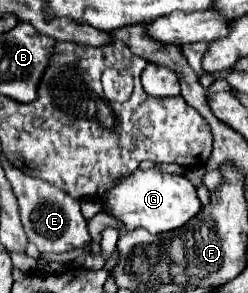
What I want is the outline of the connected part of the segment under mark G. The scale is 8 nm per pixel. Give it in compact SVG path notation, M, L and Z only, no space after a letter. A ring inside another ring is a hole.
M158 168L134 170L132 174L124 176L124 180L112 184L106 192L104 206L108 216L116 218L124 230L130 232L136 228L144 228L150 234L176 230L200 212L200 200L196 196L194 184L186 176L166 174Z

